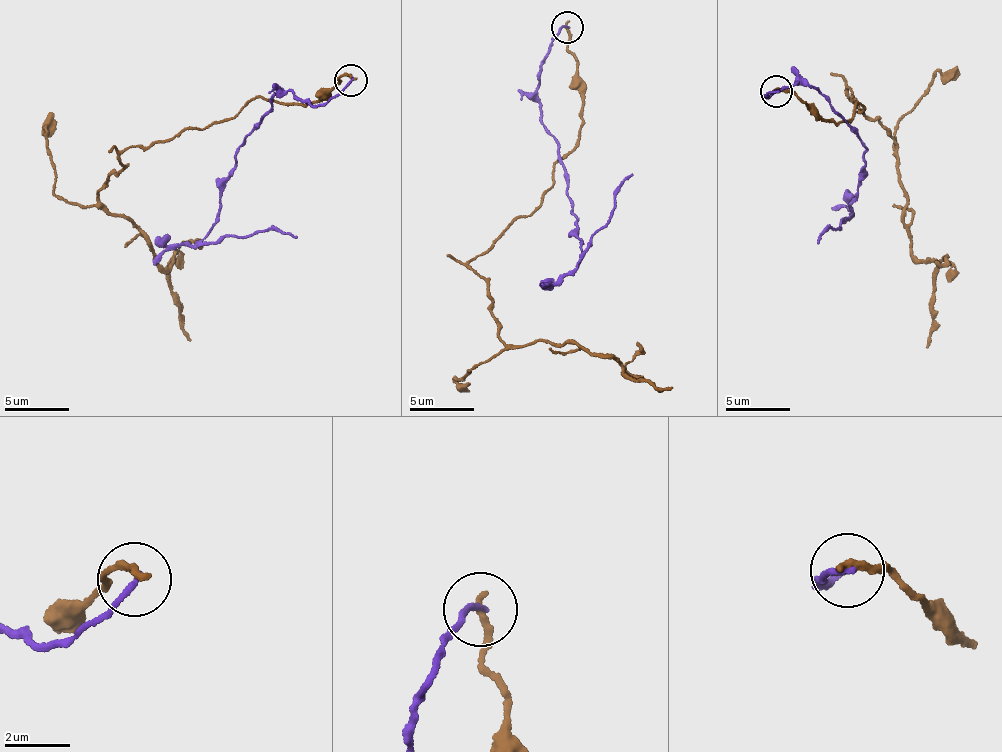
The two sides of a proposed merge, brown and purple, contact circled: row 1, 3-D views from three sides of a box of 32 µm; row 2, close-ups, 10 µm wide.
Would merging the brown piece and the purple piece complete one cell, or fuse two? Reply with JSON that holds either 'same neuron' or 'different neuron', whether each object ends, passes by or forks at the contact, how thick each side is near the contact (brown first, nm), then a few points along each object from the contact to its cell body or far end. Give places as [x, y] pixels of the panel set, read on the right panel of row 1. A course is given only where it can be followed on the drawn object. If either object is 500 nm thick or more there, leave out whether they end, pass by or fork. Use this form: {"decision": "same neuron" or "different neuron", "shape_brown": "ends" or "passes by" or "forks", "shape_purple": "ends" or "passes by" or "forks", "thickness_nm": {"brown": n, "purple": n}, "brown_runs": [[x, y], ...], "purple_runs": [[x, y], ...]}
{"decision": "different neuron", "shape_brown": "ends", "shape_purple": "ends", "thickness_nm": {"brown": 240, "purple": 160}, "brown_runs": [[775, 89], [847, 120], [863, 110], [850, 87], [896, 149], [903, 226], [915, 256], [934, 263], [925, 348]], "purple_runs": [[775, 92], [806, 83], [865, 147], [862, 180], [847, 219], [816, 244]]}

